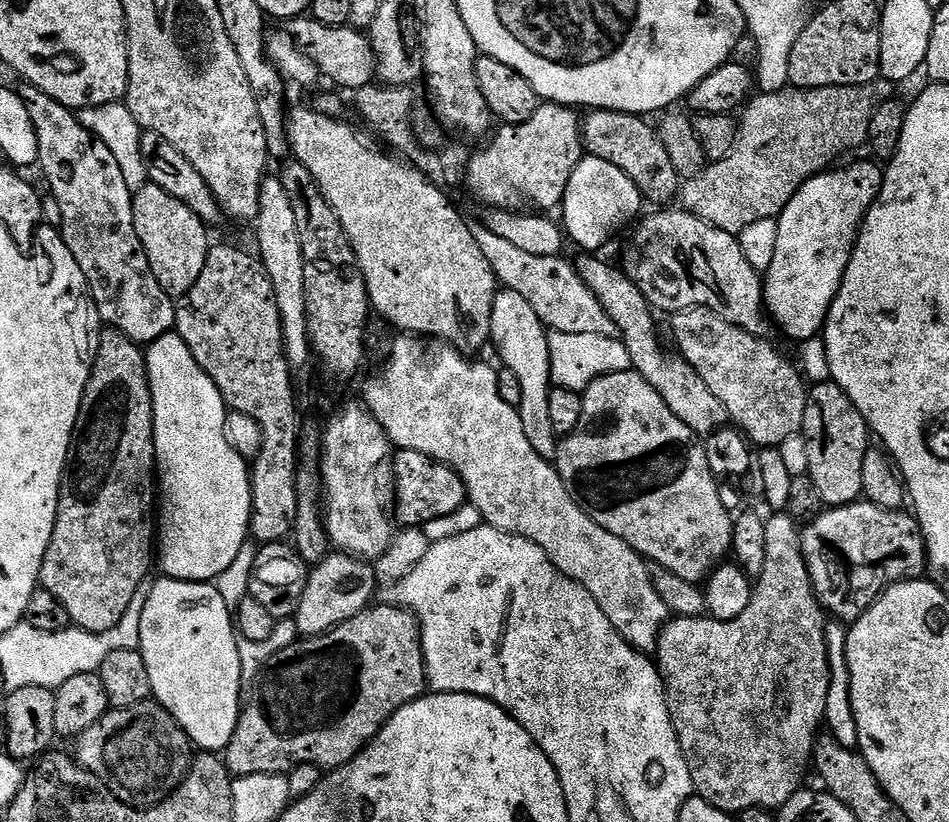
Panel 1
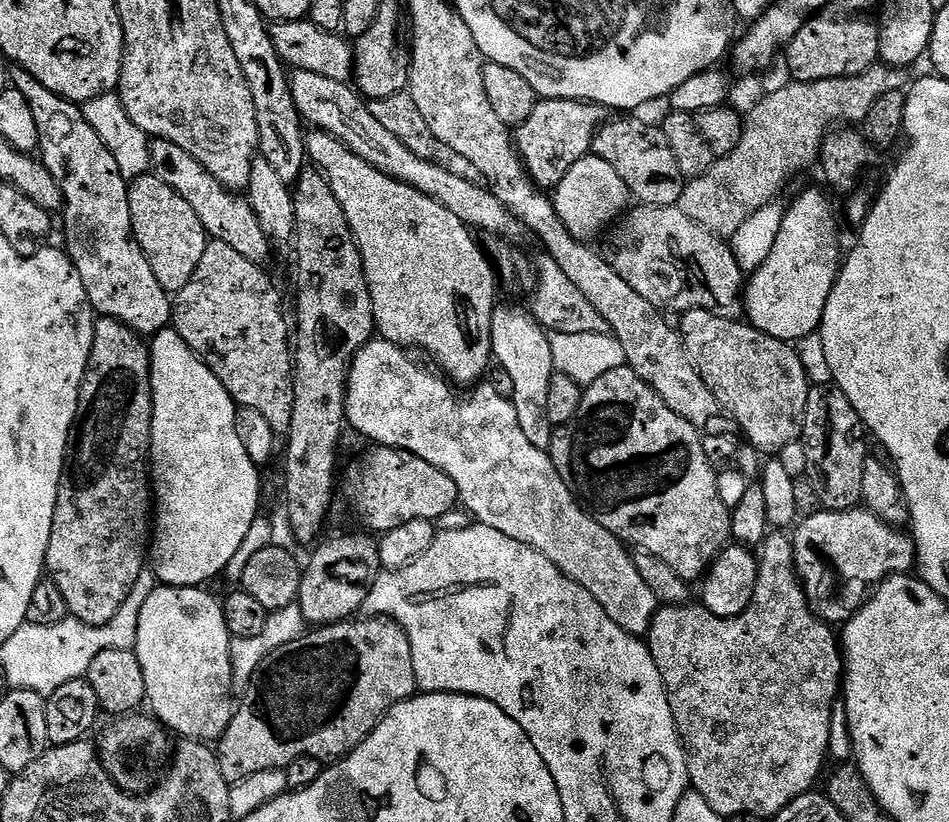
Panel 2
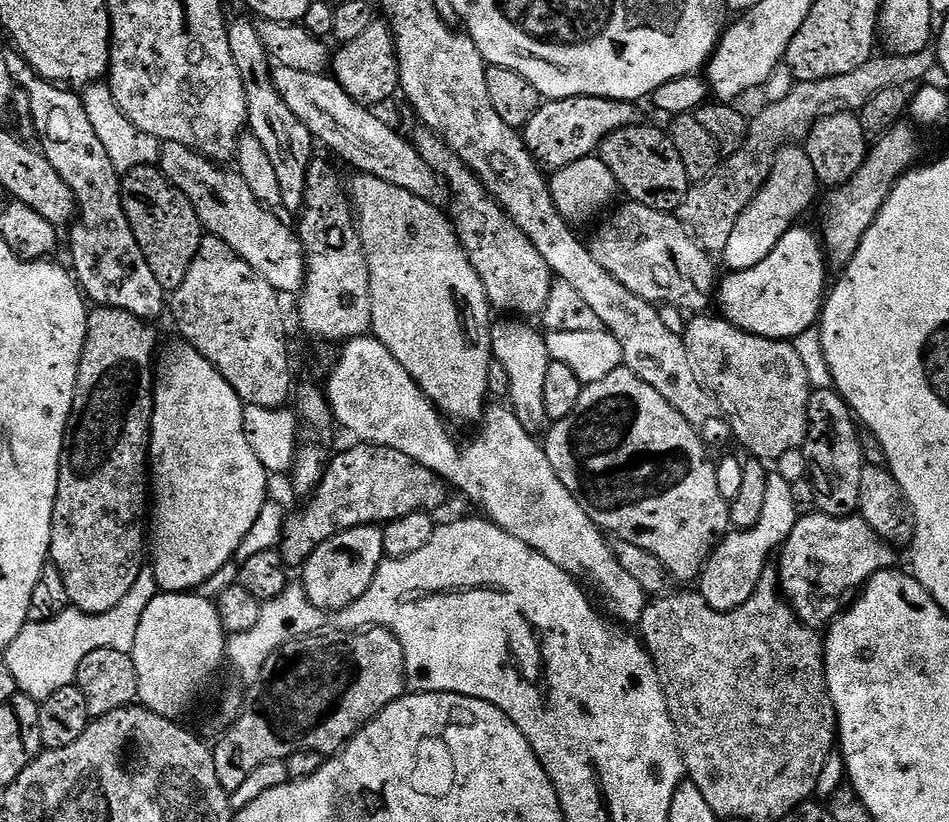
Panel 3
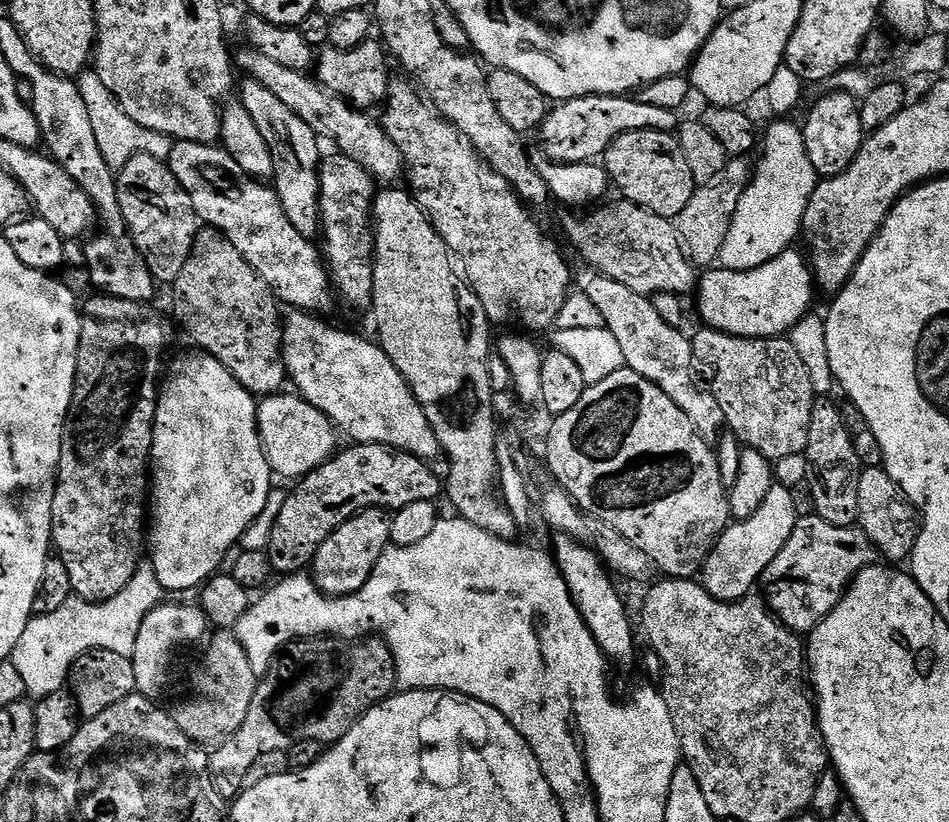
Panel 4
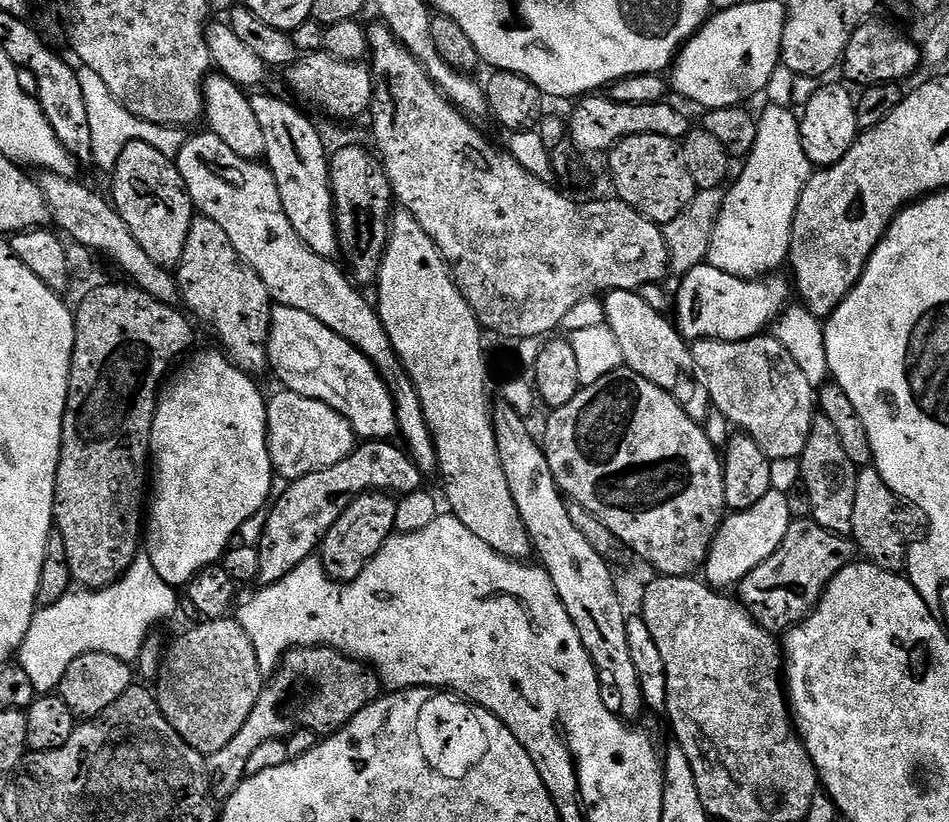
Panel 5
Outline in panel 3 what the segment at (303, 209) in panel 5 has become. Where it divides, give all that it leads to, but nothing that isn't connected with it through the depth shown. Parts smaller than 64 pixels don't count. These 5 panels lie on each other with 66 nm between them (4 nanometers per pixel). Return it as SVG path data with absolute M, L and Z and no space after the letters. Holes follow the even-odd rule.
M250 19L236 20L227 25L230 38L230 54L234 54L238 70L242 74L242 86L246 90L246 106L248 107L248 128L266 146L266 154L270 154L270 162L274 162L274 171L278 174L278 190L282 190L283 207L288 207L293 214L304 207L304 191L306 190L306 174L313 162L314 141L310 130L290 114L290 106L286 106L283 98L276 93L272 81L272 68L266 46L262 46L262 38L258 38L258 30Z

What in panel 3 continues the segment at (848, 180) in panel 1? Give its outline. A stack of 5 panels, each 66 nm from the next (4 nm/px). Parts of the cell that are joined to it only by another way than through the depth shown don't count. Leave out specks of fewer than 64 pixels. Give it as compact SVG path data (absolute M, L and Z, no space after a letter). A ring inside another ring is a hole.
M794 226L786 234L782 234L782 242L778 242L778 246L774 246L774 250L770 250L770 254L766 258L762 258L762 262L758 262L758 266L753 268L747 268L741 272L729 271L728 277L721 279L718 284L718 309L719 315L723 319L728 320L734 326L738 326L742 331L749 332L755 336L761 336L762 338L770 338L771 340L787 340L789 342L795 341L797 336L803 334L806 330L817 327L820 313L823 309L826 299L826 285L829 283L828 271L830 271L829 265L826 263L826 257L824 255L823 243L815 231L812 232L808 228L800 228L801 226Z

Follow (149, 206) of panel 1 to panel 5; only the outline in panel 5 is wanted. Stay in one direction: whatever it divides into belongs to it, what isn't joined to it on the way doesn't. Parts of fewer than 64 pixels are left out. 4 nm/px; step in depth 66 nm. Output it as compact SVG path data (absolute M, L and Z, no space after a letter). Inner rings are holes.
M132 142L122 150L111 180L110 199L126 226L130 226L130 234L138 238L138 246L142 246L158 266L175 269L186 250L194 219L194 205L182 174L176 169L175 159L154 150L154 146L146 142Z

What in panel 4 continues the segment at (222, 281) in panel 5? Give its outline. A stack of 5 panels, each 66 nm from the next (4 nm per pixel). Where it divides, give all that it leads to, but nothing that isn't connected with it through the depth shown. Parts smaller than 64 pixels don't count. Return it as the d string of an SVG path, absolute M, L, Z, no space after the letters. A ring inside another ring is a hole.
M204 226L196 233L192 253L178 274L174 291L176 320L199 351L218 358L257 398L277 395L283 389L286 373L281 301L223 232Z

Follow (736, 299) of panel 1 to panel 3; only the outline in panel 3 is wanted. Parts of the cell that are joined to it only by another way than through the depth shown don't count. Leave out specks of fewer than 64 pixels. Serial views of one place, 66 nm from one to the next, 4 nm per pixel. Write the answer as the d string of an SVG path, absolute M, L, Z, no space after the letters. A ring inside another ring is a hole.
M624 202L624 205L593 234L590 239L592 256L626 290L634 290L638 298L648 300L657 306L664 304L673 304L676 308L689 308L689 313L704 314L713 307L714 297L718 292L718 275L716 276L716 264L711 255L701 248L700 243L696 241L695 236L685 228L684 223L680 220L679 215L654 210L650 206Z

